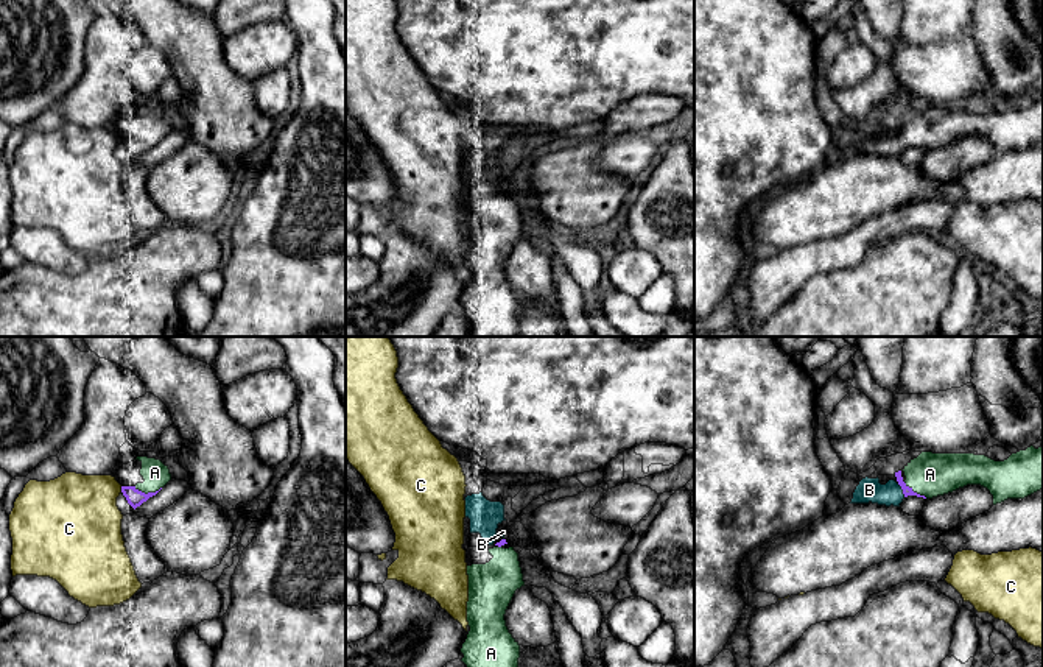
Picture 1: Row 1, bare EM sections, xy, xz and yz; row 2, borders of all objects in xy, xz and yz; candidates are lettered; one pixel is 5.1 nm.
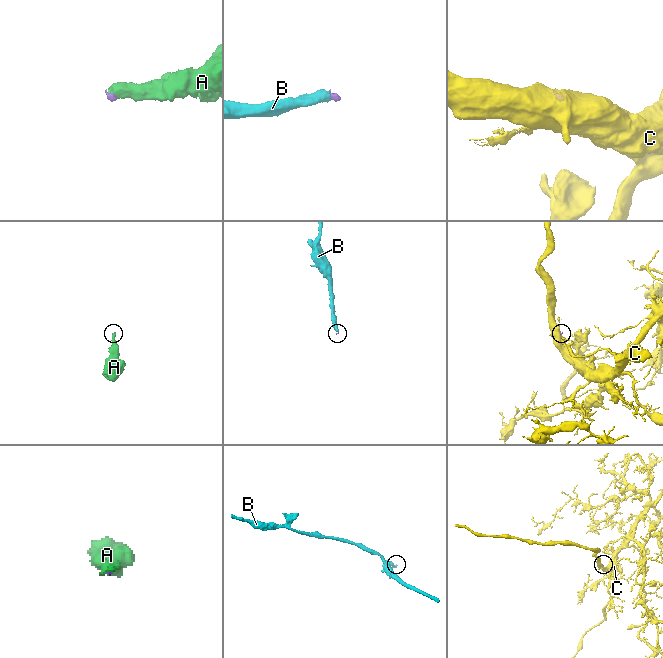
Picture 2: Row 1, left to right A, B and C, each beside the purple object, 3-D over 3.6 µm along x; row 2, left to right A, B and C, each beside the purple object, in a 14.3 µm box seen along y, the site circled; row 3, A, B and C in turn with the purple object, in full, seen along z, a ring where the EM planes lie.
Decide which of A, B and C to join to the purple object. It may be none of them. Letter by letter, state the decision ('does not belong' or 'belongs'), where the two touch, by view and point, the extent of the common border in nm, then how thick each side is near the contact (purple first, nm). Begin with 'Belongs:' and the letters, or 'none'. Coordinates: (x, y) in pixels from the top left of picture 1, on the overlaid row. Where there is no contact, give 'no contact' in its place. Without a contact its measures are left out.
Belongs: A, B
A: belongs; meets purple in xy at (148, 493); contact 140 nm long; 90 nm thick on the purple side, 140 nm on the other
B: belongs; meets purple in yz at (902, 488); contact 80 nm long; 50 nm thick on the purple side, 130 nm on the other
C: does not belong; meets purple in xy at (122, 490); contact 30 nm long; 90 nm thick on the purple side, 400 nm on the other

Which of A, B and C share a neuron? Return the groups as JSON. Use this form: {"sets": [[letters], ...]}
{"sets": [["A", "B"], ["C"]]}

